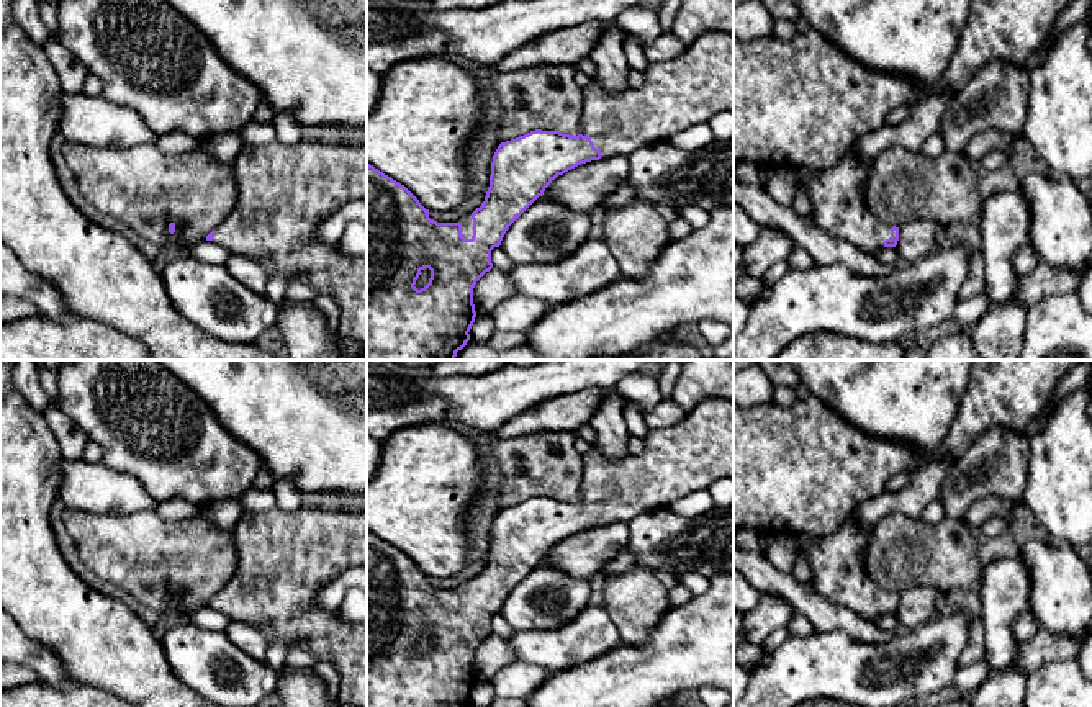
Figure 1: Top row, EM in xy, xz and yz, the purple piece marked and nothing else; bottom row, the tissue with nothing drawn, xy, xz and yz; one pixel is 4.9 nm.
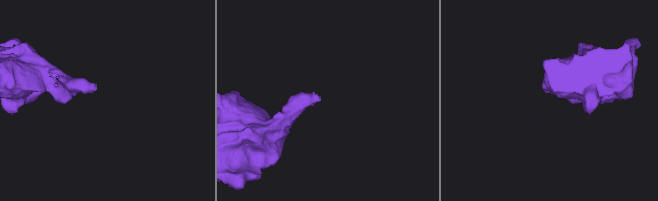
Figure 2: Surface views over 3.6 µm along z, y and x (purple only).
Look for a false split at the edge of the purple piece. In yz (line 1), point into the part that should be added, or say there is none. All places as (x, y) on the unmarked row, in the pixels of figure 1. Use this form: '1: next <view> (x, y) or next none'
1: next yz (837, 563)

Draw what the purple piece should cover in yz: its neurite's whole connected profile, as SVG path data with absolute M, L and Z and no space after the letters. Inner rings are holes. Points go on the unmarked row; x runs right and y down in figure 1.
M850 516L827 537L812 537L809 565L814 589L825 599L840 604L866 620L896 614L899 594L876 584L864 570L864 550L871 530Z

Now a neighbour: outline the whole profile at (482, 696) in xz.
M476 682L468 700L473 707L488 707L494 700L494 696L488 682Z

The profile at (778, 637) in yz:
M787 627L774 630L761 645L763 651L773 651L784 643L786 638L794 637Z

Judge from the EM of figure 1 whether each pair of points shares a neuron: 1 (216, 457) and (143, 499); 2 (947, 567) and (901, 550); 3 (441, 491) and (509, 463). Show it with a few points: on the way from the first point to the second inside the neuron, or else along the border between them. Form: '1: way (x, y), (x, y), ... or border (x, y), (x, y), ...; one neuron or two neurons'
1: border (120, 472), (128, 472), (157, 501); two neurons
2: way (935, 555), (912, 552); one neuron
3: border (483, 449), (490, 467); two neurons

